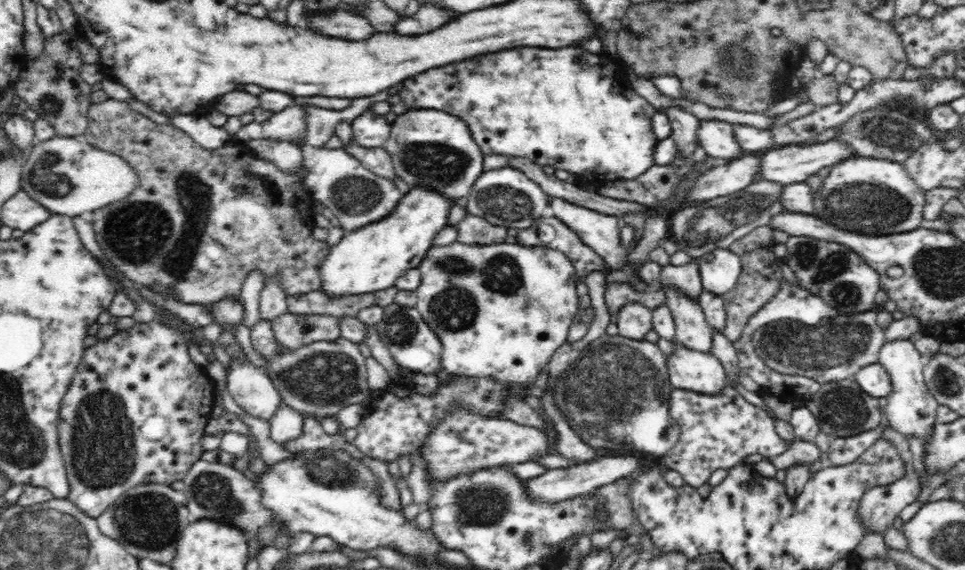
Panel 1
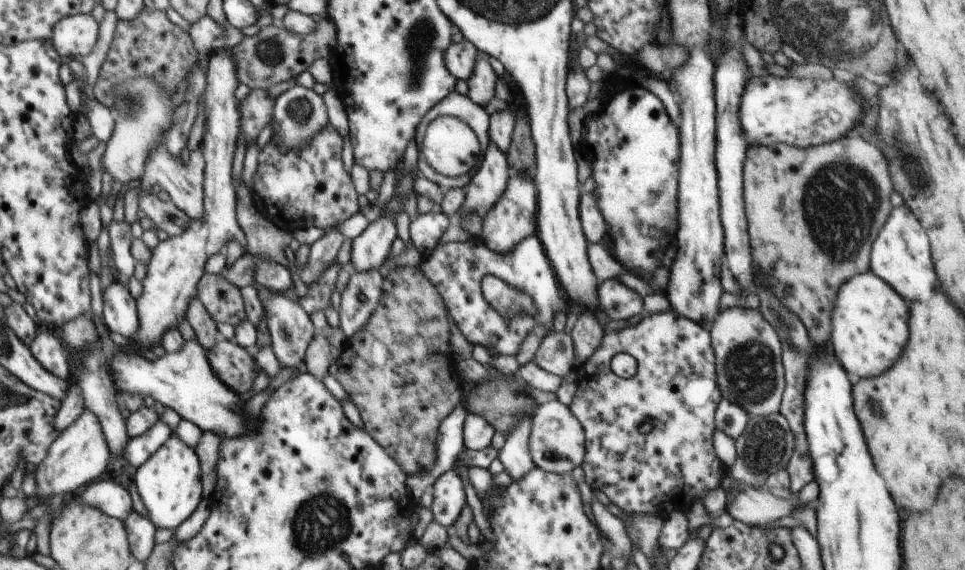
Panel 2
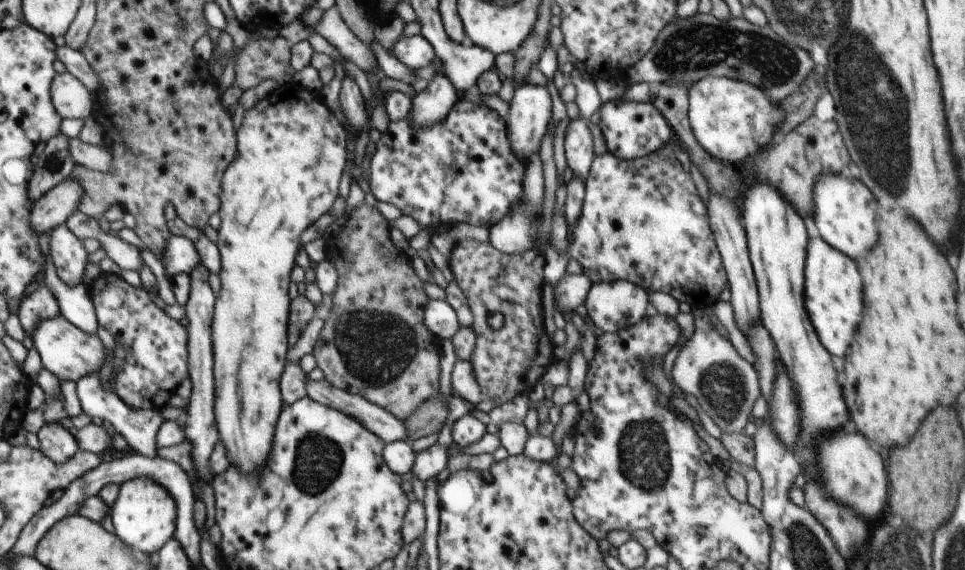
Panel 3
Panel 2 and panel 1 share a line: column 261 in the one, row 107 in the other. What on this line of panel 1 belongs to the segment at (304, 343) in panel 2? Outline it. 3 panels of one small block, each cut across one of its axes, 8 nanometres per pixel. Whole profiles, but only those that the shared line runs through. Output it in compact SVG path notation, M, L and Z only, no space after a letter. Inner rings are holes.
M304 106L286 108L264 122L249 122L242 125L234 139L240 142L250 140L275 140L275 142L292 142L302 148L307 142L306 113Z

